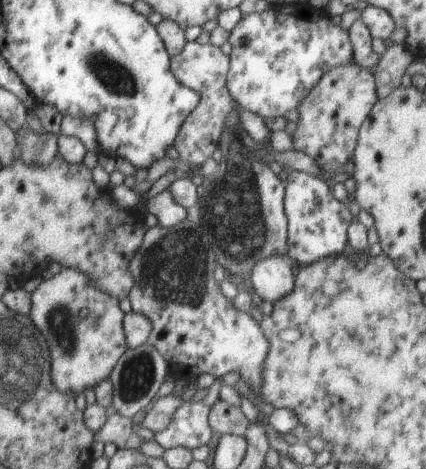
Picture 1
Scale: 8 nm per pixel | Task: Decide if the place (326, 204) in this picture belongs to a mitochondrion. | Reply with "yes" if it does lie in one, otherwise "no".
no

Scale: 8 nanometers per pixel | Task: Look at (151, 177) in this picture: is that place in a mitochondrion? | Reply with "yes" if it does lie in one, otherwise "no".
no

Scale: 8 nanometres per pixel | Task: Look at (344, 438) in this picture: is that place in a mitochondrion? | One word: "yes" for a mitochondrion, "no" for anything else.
no

